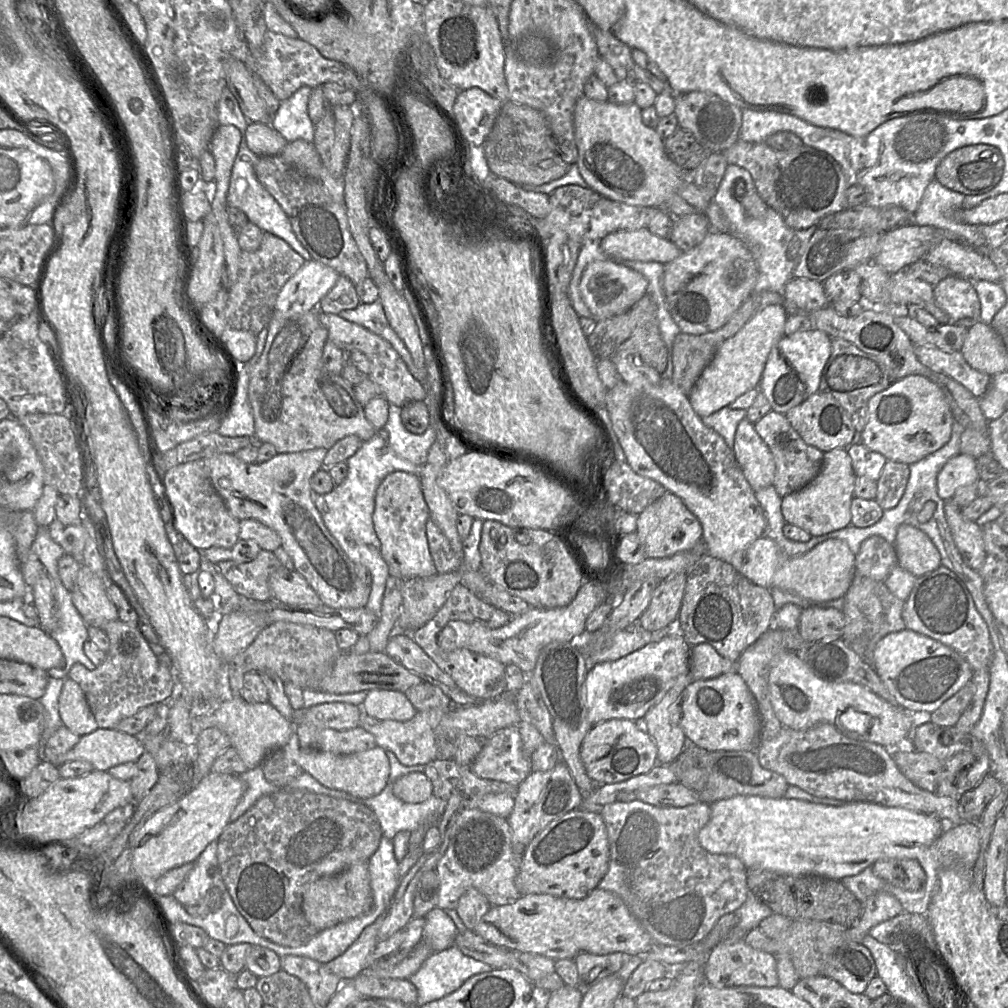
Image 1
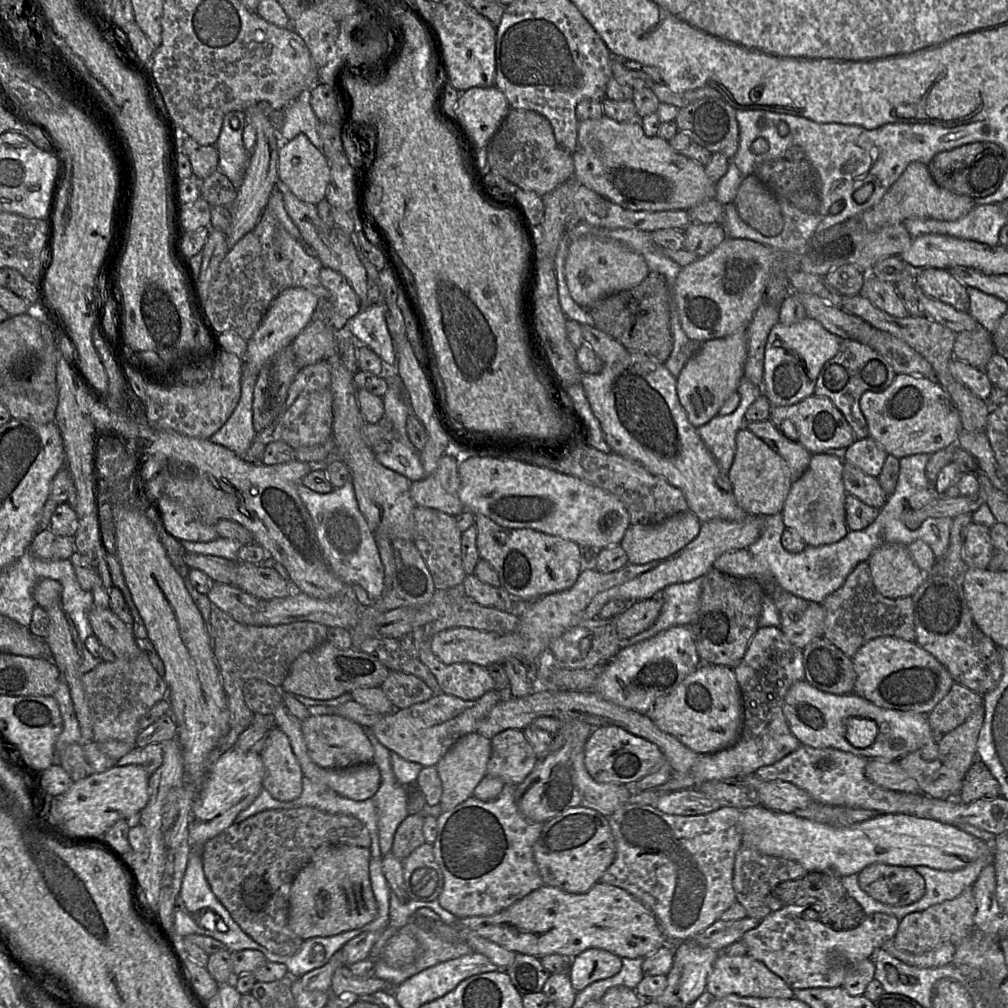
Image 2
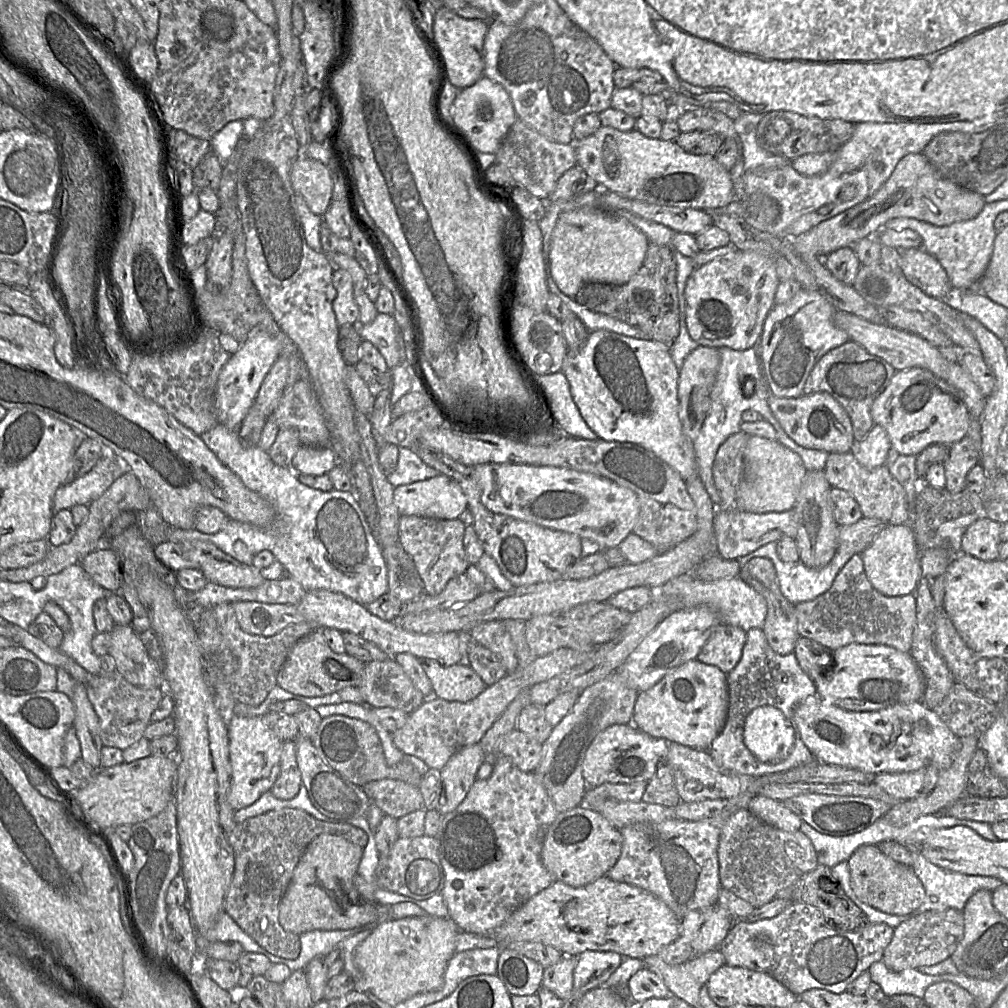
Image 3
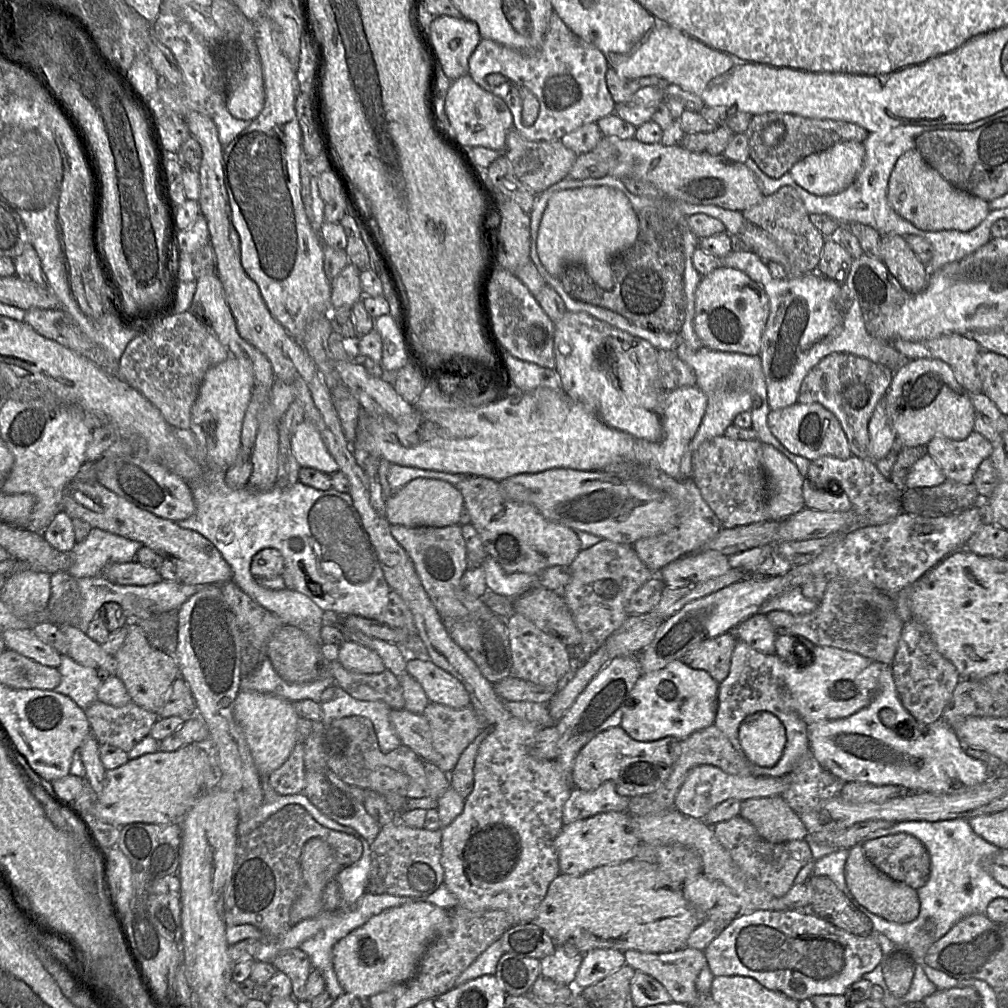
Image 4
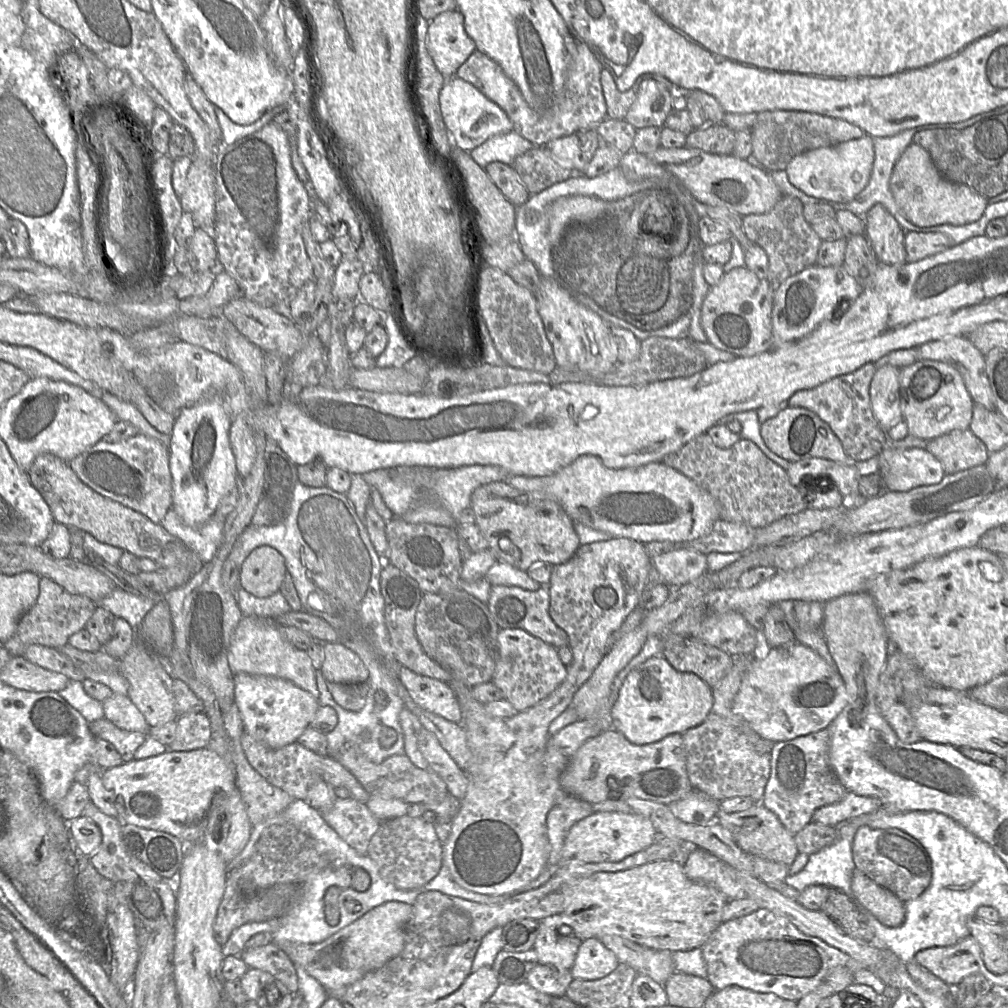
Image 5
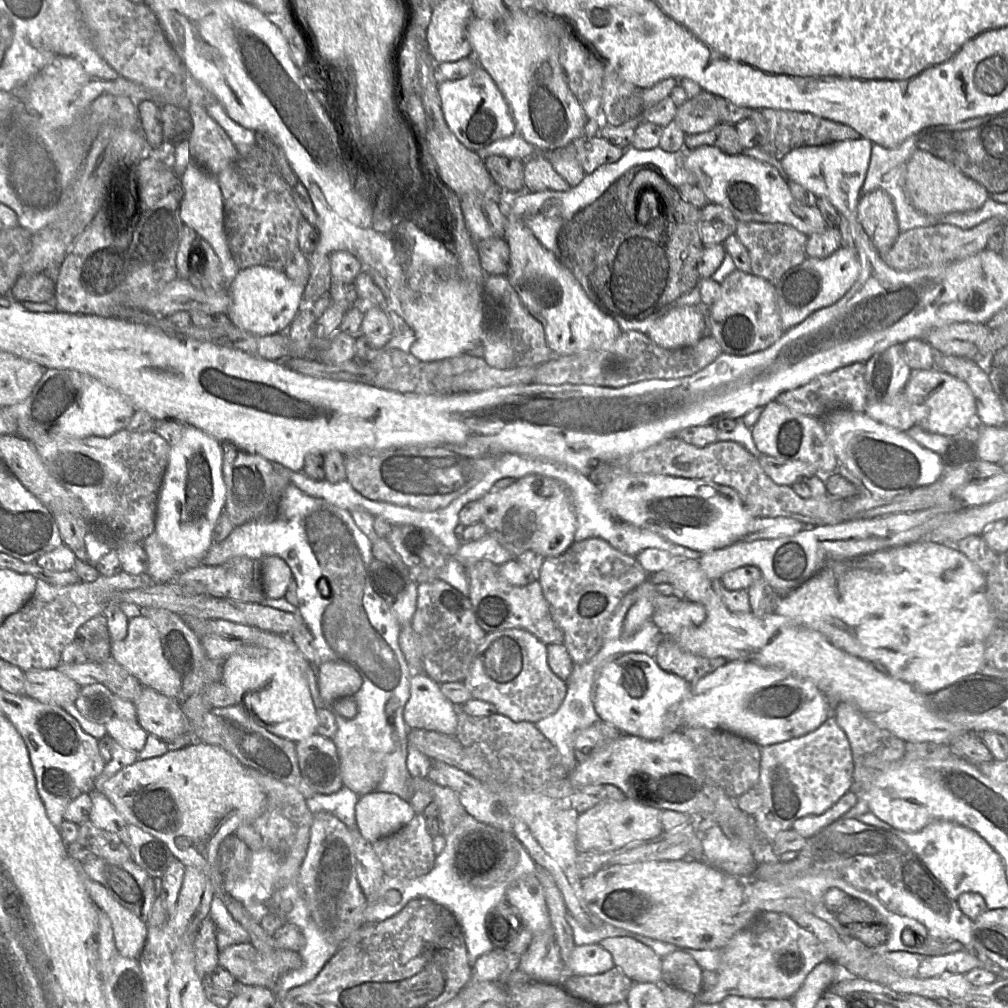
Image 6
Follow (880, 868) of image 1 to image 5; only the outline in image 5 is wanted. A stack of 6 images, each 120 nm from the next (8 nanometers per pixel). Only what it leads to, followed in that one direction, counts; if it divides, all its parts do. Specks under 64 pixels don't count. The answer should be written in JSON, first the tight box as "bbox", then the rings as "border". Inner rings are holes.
{"bbox":[851,869,904,927],"border":[[[857,869],[853,871],[851,890],[856,904],[865,908],[883,925],[898,927],[904,922],[904,902]]]}

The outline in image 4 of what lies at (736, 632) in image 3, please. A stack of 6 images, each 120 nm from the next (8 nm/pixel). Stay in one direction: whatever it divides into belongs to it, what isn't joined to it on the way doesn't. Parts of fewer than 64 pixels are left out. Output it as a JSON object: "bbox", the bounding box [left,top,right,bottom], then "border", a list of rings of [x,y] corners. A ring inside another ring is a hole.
{"bbox":[681,631,737,684],"border":[[[732,631],[706,639],[681,659],[687,666],[704,670],[719,684],[728,676],[737,639]]]}

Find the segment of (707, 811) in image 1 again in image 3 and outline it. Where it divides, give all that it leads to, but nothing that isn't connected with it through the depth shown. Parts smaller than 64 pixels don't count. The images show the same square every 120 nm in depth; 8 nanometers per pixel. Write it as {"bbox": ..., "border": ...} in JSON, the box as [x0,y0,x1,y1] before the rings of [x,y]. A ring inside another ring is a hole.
{"bbox":[606,792,758,918],"border":[[[745,792],[728,799],[719,813],[700,821],[670,819],[662,822],[639,822],[621,828],[621,854],[606,876],[652,893],[679,918],[690,911],[718,903],[722,888],[718,865],[721,829],[732,814],[740,809],[747,809],[753,795],[758,794]]]}

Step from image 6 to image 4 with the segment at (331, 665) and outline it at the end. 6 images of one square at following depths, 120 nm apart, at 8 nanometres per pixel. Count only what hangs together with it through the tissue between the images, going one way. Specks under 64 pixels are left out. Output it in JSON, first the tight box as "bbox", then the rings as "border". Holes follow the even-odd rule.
{"bbox":[336,640,385,674],"border":[[[349,640],[339,645],[336,661],[345,669],[360,674],[375,674],[385,669],[381,657],[375,651]]]}

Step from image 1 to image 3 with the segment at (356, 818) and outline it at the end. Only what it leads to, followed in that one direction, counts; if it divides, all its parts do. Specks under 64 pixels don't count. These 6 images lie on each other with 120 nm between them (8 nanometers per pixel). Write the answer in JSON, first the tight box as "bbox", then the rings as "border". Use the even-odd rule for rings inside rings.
{"bbox":[224,808,368,960],"border":[[[282,808],[249,818],[237,823],[228,835],[229,843],[235,854],[235,867],[232,881],[225,896],[224,911],[262,948],[274,956],[293,960],[300,954],[299,936],[286,931],[279,922],[279,904],[305,849],[314,838],[321,834],[343,837],[362,849],[368,843],[367,834],[360,828],[348,823],[323,822],[296,808]]]}

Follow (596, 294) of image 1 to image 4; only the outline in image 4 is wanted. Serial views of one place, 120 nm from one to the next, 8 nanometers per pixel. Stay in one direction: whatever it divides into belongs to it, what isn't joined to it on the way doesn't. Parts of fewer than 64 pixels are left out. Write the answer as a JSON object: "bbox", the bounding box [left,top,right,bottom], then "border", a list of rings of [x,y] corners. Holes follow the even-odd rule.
{"bbox":[537,187,639,290],"border":[[[582,187],[556,191],[548,200],[538,231],[537,251],[547,271],[560,278],[570,264],[581,264],[597,285],[605,290],[614,286],[612,259],[638,239],[639,219],[630,201],[620,190],[607,187]]]}

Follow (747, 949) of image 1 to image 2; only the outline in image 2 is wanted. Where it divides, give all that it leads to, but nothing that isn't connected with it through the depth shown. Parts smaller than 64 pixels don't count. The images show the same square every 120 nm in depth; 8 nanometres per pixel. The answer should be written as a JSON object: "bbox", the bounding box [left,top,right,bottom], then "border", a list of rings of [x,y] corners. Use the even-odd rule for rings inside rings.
{"bbox":[706,953,794,998],"border":[[[718,953],[718,957],[707,977],[706,991],[713,998],[722,998],[730,994],[755,998],[794,998],[793,990],[762,962],[745,954],[728,956]]]}

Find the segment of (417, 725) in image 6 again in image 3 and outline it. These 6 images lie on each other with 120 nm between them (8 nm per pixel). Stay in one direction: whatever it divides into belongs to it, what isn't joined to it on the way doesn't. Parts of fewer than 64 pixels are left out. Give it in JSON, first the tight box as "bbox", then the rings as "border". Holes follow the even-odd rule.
{"bbox":[419,657,487,702],"border":[[[425,657],[419,662],[431,682],[433,695],[444,700],[468,702],[487,687],[467,663],[445,666]]]}

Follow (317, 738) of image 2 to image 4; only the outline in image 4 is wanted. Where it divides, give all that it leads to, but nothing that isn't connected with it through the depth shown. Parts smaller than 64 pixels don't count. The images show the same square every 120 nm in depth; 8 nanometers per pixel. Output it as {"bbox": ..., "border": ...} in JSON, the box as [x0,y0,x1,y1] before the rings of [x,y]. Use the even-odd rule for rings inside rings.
{"bbox":[323,716,429,799],"border":[[[350,716],[332,721],[325,727],[323,747],[326,768],[350,786],[371,790],[380,795],[396,793],[408,799],[424,798],[429,794],[422,759],[402,744],[383,754],[373,723],[366,717]]]}

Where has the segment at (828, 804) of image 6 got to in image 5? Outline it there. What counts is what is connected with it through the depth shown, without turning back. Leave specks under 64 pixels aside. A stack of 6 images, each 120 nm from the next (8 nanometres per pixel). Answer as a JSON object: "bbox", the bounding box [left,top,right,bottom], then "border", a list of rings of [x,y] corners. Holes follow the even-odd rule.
{"bbox":[760,728,847,835],"border":[[[825,728],[789,741],[774,743],[770,750],[771,770],[760,802],[779,818],[792,835],[811,822],[812,815],[817,809],[839,802],[847,792],[830,764],[829,742],[830,731],[829,728]]]}

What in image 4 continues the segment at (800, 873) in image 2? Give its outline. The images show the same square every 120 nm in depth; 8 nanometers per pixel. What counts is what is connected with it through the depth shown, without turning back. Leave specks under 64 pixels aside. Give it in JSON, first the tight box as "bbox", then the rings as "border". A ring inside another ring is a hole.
{"bbox":[710,815,812,897],"border":[[[740,815],[710,826],[746,881],[775,897],[782,897],[789,891],[800,869],[812,859],[810,846],[804,839],[771,843],[763,839],[755,827]]]}

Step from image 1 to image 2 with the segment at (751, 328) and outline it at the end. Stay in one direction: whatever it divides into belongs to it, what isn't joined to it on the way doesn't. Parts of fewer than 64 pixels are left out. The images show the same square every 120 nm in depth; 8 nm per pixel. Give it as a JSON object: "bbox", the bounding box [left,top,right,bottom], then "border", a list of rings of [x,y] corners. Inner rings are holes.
{"bbox":[676,330,746,428],"border":[[[746,330],[703,342],[699,350],[687,360],[676,380],[677,395],[694,427],[699,428],[716,416],[729,396],[737,392],[744,377],[746,360]]]}

